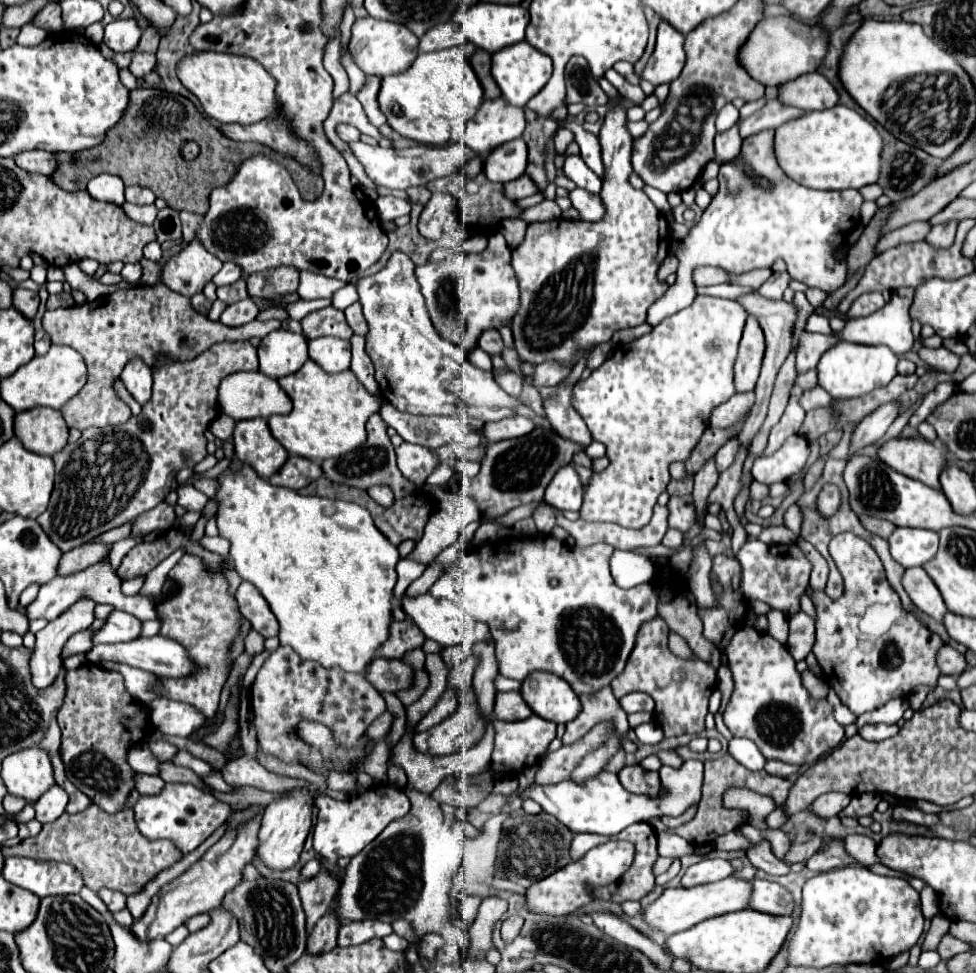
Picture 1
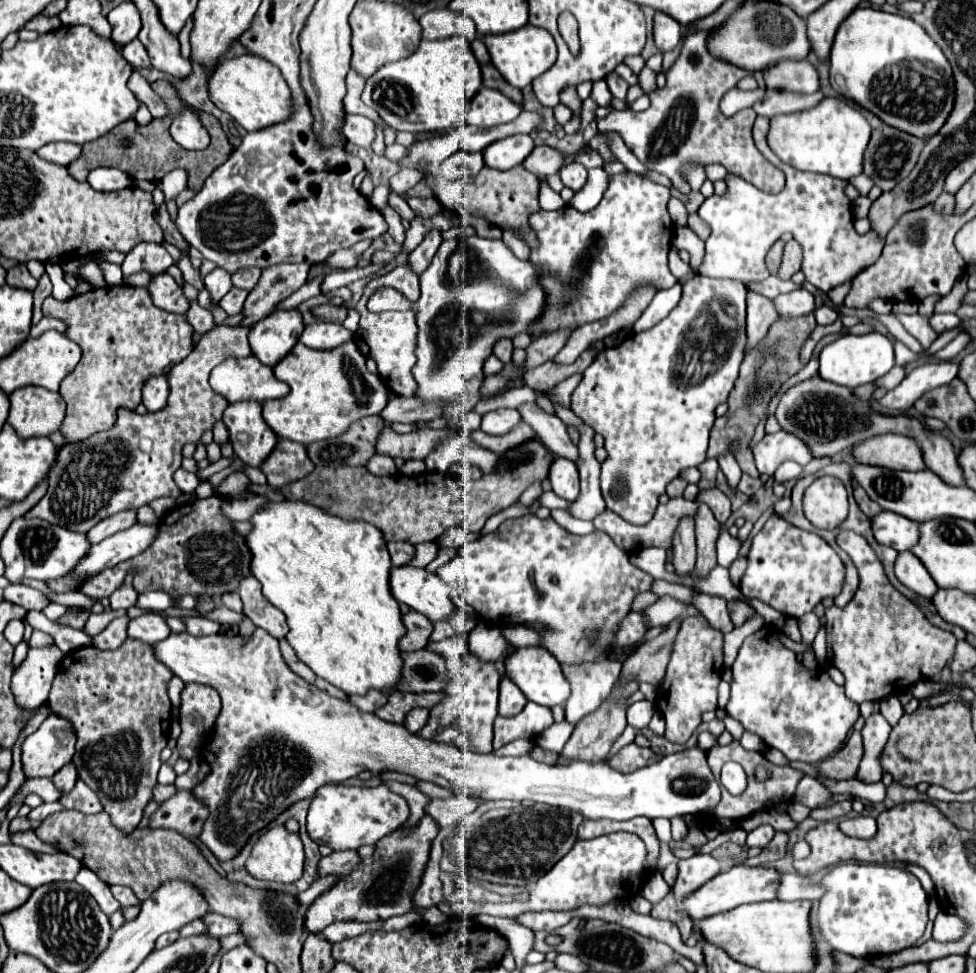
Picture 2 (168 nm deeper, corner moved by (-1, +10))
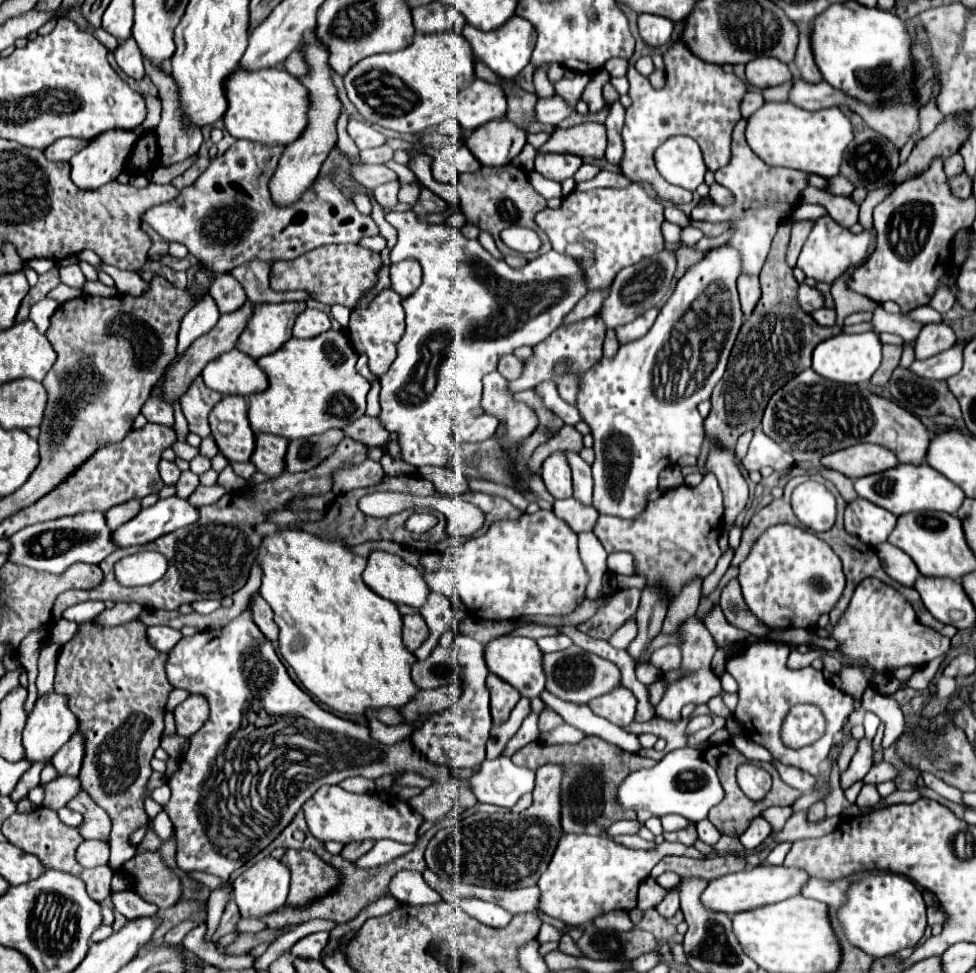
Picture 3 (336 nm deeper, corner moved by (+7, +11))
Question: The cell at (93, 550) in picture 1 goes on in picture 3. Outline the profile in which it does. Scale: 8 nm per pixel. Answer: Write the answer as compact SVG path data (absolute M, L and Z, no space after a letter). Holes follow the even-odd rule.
M133 498L133 500L129 500L129 502L123 502L121 506L115 506L113 510L109 510L109 512L105 514L105 516L107 516L107 526L109 526L111 530L115 530L115 528L119 528L121 524L129 522L139 510L141 510L141 500L139 500L139 498Z

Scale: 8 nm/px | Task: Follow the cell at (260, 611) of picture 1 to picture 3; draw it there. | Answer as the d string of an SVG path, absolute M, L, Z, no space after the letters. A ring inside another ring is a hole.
M253 596L253 604L251 604L251 612L253 612L253 620L259 626L259 630L271 640L275 642L279 636L279 628L273 620L273 612L271 606L261 598L261 596Z

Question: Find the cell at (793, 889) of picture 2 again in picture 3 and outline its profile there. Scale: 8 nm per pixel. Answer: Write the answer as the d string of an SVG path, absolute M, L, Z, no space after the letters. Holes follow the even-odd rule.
M811 878L809 884L803 888L805 898L815 898L819 902L825 902L833 910L839 908L841 904L847 902L847 890L851 886L851 880L821 880L821 878Z

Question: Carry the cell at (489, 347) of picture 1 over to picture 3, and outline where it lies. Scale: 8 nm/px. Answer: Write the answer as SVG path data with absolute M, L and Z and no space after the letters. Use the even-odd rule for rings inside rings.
M513 354L503 356L503 360L499 360L499 374L503 374L507 380L517 380L521 372L523 372L523 362L517 360Z

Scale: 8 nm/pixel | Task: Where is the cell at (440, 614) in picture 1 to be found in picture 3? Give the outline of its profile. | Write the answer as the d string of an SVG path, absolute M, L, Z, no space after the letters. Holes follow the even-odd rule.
M373 550L367 556L363 580L381 598L413 608L421 608L429 592L423 576L415 566L407 564L401 556L383 550Z

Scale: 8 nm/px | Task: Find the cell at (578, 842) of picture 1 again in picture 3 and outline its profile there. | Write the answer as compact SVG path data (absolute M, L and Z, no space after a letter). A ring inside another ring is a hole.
M633 820L633 822L615 822L607 834L609 836L619 836L619 834L637 834L637 830L641 828L641 822Z

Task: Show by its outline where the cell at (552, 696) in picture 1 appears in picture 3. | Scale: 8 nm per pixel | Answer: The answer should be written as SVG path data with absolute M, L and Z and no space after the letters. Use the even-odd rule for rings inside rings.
M499 636L485 646L485 662L489 672L497 674L501 680L515 686L521 696L535 698L545 688L545 676L543 676L543 664L541 664L541 650L535 640L521 638L521 636Z

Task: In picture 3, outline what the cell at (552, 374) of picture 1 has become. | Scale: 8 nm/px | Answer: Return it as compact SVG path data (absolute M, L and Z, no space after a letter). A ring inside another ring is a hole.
M661 250L659 254L645 258L645 260L641 260L635 266L623 268L615 276L615 280L611 284L611 294L603 302L603 308L599 312L601 318L605 320L607 328L617 328L621 324L633 322L637 316L645 314L649 308L659 306L659 302L663 300L663 296L667 294L667 290L671 286L671 280L673 280L673 274L675 274L675 266L677 266L675 254L667 252L667 250Z

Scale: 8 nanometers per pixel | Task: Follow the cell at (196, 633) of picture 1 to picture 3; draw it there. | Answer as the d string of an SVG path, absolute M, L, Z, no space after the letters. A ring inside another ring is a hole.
M191 694L185 702L181 702L174 710L176 733L183 738L191 738L207 720L209 708L203 696Z

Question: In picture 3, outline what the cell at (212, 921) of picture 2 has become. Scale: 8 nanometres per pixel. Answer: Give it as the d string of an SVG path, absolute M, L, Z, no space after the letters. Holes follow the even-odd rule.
M239 920L239 926L237 926L237 930L241 930L241 932L261 932L265 928L267 926L261 920Z

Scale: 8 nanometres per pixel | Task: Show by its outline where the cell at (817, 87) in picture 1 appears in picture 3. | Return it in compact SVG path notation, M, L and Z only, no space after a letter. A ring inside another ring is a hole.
M761 56L759 60L751 60L751 64L745 66L745 76L751 86L769 88L787 82L791 78L791 72L787 64L779 64L779 60Z

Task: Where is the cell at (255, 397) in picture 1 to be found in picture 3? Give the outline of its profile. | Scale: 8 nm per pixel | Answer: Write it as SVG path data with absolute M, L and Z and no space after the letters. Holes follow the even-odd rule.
M237 348L211 360L203 368L201 378L211 390L221 392L223 396L225 394L249 396L255 392L263 392L269 384L265 372L257 366L255 358L239 352Z

